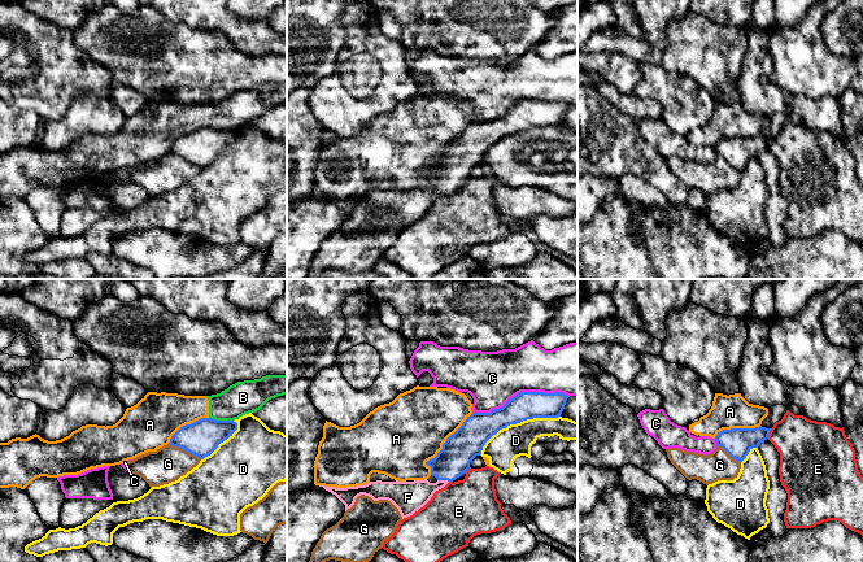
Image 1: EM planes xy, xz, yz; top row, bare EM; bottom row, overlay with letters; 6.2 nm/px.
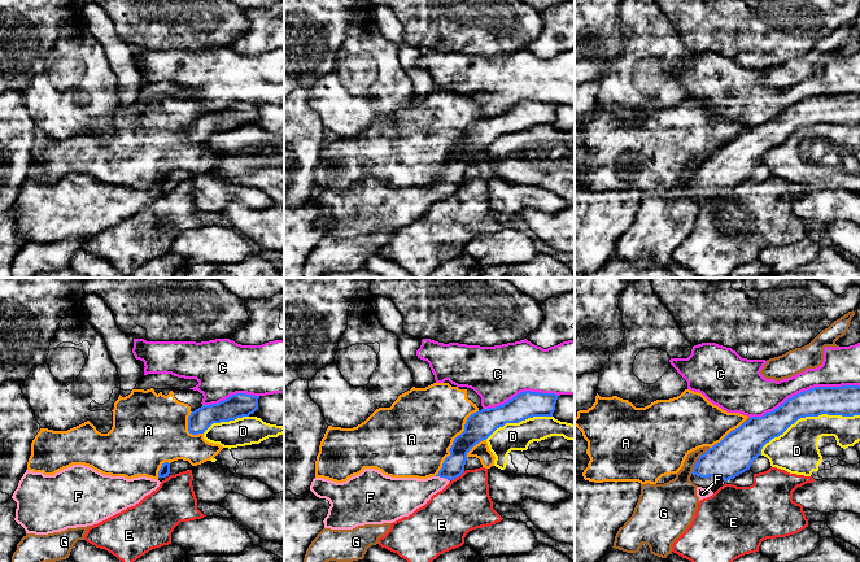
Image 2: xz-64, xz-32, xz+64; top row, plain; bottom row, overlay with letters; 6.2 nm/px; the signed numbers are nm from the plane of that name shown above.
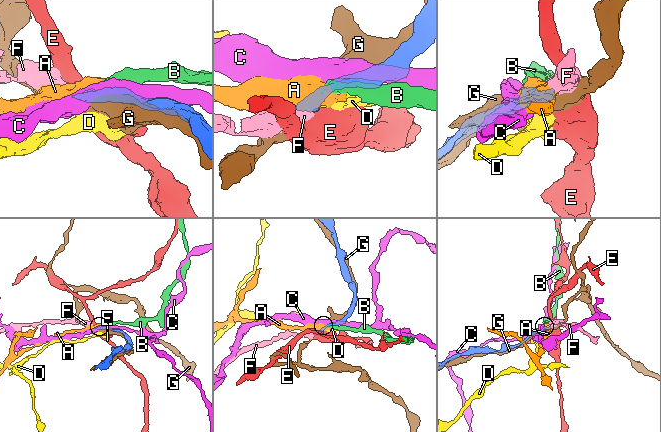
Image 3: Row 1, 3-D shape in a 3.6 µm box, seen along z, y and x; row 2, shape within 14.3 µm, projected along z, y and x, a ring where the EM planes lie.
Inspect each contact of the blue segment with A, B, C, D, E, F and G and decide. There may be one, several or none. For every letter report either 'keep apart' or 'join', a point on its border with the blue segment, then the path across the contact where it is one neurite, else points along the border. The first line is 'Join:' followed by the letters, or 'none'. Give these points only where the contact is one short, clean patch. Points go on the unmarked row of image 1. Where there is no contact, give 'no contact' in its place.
Join: F
A: keep apart; contact xz (443, 155)
B: keep apart; contact xy (221, 130); border xy (209, 126), (232, 130)
C: keep apart; contact xz (521, 101)
D: keep apart; contact xz (517, 131)
E: keep apart; contact yz (768, 143); border yz (771, 138), (767, 147)
F: join; contact xz (443, 188); way xz (463, 155), (445, 177), (443, 188), (435, 196), (408, 207)
G: keep apart; contact xy (184, 158)

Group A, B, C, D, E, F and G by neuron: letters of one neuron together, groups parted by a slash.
A B / C / D / E / F / G

